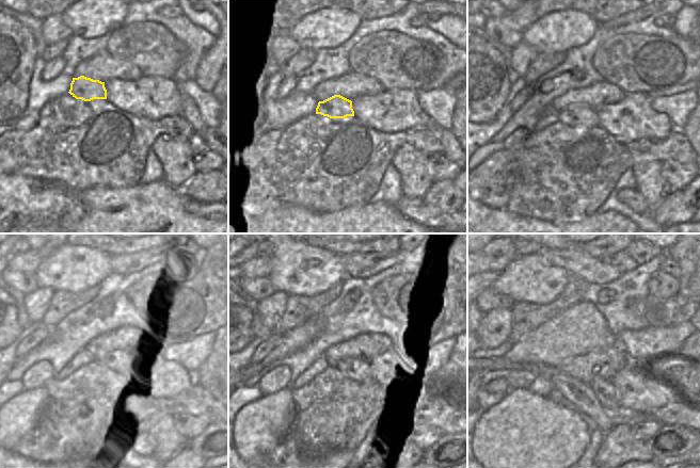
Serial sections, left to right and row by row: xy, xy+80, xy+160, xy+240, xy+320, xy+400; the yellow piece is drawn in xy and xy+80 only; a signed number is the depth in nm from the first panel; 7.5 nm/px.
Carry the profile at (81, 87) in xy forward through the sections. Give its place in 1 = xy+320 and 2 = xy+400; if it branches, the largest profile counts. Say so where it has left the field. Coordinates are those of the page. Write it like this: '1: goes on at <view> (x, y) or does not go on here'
1: goes on at xy+320 (356, 369)
2: goes on at xy+400 (604, 390)

